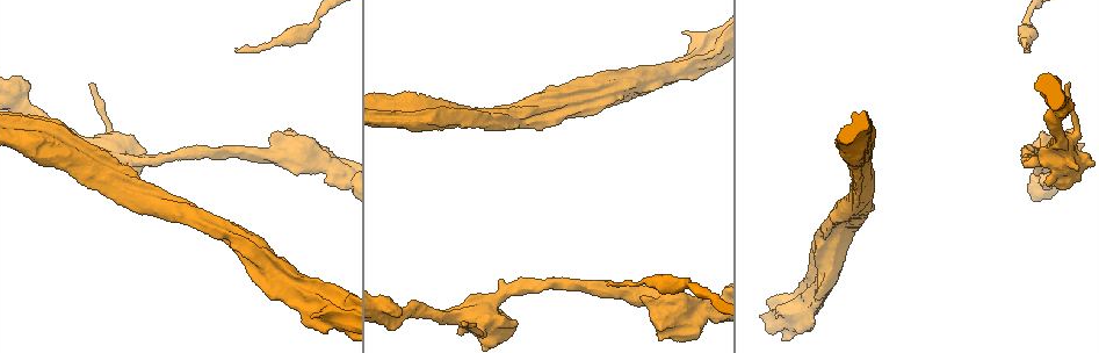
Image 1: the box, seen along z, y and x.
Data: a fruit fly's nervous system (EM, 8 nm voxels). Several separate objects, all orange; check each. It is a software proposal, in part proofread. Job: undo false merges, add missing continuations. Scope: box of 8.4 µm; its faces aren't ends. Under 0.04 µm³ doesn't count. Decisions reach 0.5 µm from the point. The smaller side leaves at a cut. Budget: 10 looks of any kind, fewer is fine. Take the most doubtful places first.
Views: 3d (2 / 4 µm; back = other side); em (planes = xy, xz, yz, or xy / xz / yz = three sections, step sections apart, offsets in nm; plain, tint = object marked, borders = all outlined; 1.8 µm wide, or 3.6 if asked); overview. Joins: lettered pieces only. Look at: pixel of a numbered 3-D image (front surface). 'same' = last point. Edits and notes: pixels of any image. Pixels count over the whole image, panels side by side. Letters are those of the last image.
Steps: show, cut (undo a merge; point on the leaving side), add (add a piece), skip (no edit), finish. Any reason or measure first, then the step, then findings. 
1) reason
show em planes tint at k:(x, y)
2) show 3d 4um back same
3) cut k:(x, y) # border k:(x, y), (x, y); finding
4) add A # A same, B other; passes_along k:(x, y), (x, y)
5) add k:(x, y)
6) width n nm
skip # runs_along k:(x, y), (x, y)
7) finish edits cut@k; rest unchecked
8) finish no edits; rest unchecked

free end
show em xy step 16 tint at 1:(683, 31)

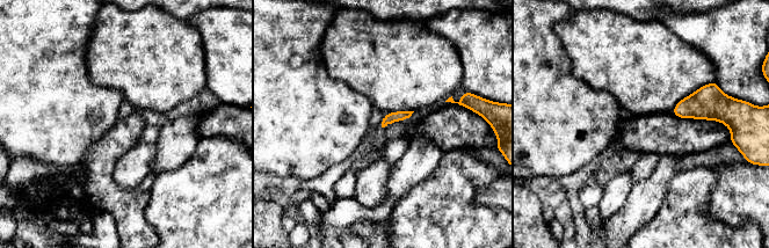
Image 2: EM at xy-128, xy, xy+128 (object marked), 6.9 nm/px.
show em planes borders same

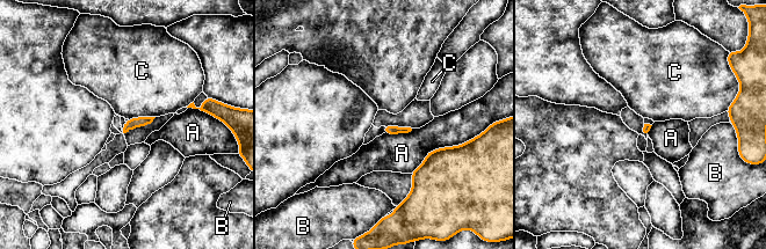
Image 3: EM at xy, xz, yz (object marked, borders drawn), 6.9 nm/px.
skip # A other, B other, C other; border 3:(463, 143), (430, 151), (410, 173); no lettered piece goes on from it

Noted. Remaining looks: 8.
thick end
show em xy step 8 plain at 1:(822, 225)

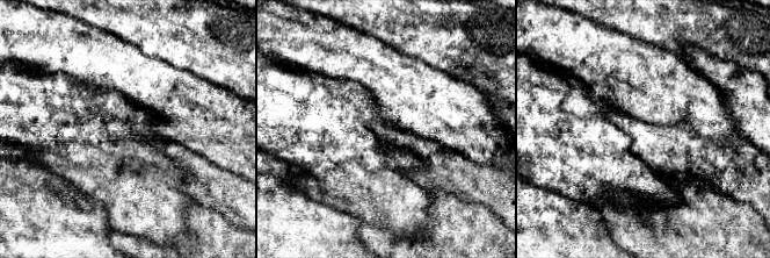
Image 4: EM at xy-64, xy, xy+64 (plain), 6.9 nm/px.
see the neighbours
show em xy step 8 borders same

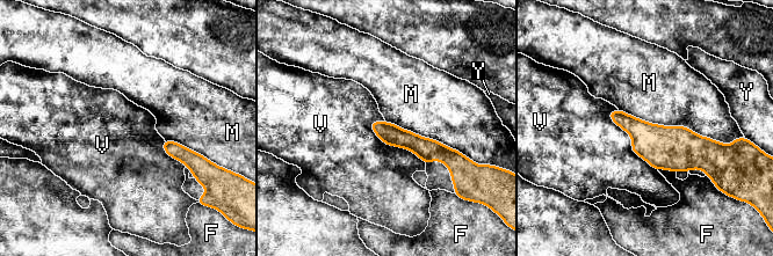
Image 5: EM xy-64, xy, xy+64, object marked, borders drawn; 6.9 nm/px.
longest_contact M 800 nm
skip # F other, M other, V other, Y other; runs_along 5:(374, 125), (427, 150), (452, 153); no lettered piece goes on from it

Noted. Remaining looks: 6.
branch stops here
show em planes plain at 1:(610, 281)

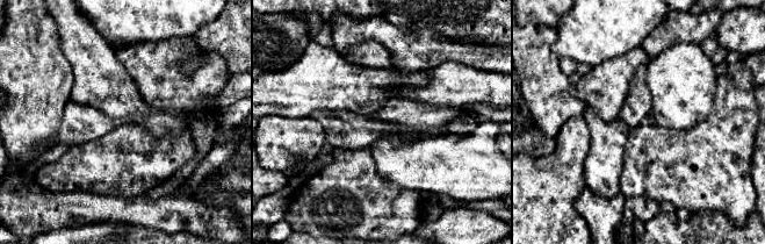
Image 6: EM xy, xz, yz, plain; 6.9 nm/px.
show em planes borders same

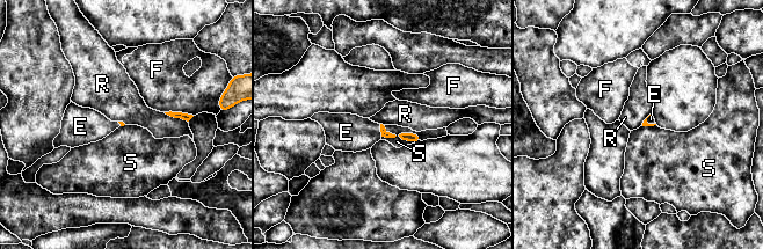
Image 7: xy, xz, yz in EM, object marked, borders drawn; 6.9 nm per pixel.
longest_contact S 300 nm
add E # E same, F other, R other, S other; passes_along 7:(384, 133), (380, 130), (346, 132); it goes on there

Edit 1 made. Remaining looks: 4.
show overview

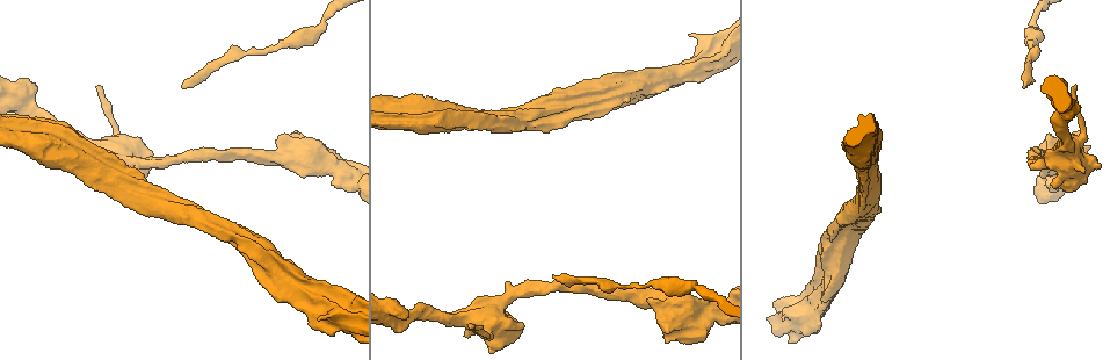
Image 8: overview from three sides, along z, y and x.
free end
show 3d 2um at 8:(1075, 85)

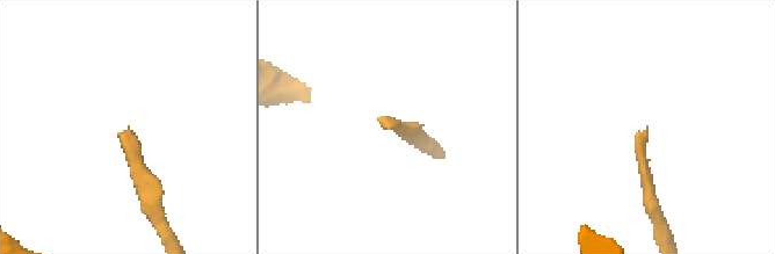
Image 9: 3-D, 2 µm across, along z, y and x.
shape alone is not enough
show em planes borders at 9:(388, 126)

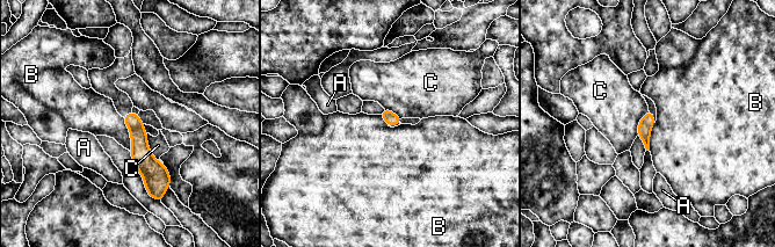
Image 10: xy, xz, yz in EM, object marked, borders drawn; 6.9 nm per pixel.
skip # A other, B other, C other; runs_along 10:(131, 115), (154, 186); none of them fits

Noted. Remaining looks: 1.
finish edits add@7; rest unchecked

